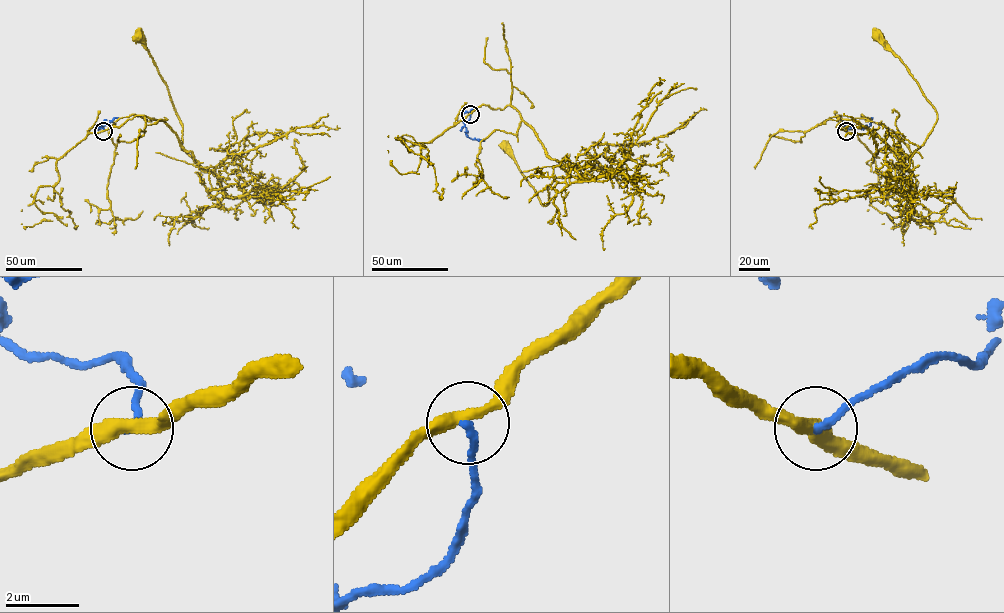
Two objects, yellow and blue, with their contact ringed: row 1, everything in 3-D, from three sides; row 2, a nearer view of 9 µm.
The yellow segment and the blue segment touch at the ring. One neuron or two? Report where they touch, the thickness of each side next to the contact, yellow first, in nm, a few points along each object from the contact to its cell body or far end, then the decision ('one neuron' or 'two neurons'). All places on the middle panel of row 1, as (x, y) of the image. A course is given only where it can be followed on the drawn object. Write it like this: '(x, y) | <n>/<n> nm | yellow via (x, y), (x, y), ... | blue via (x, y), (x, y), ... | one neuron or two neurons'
(470, 114) | 360/220 nm | yellow via (469, 114), (482, 105), (513, 106), (547, 154), (571, 176), (557, 178), (543, 205), (504, 144) | blue via (470, 114), (464, 123), (466, 136), (484, 141) | two neurons

